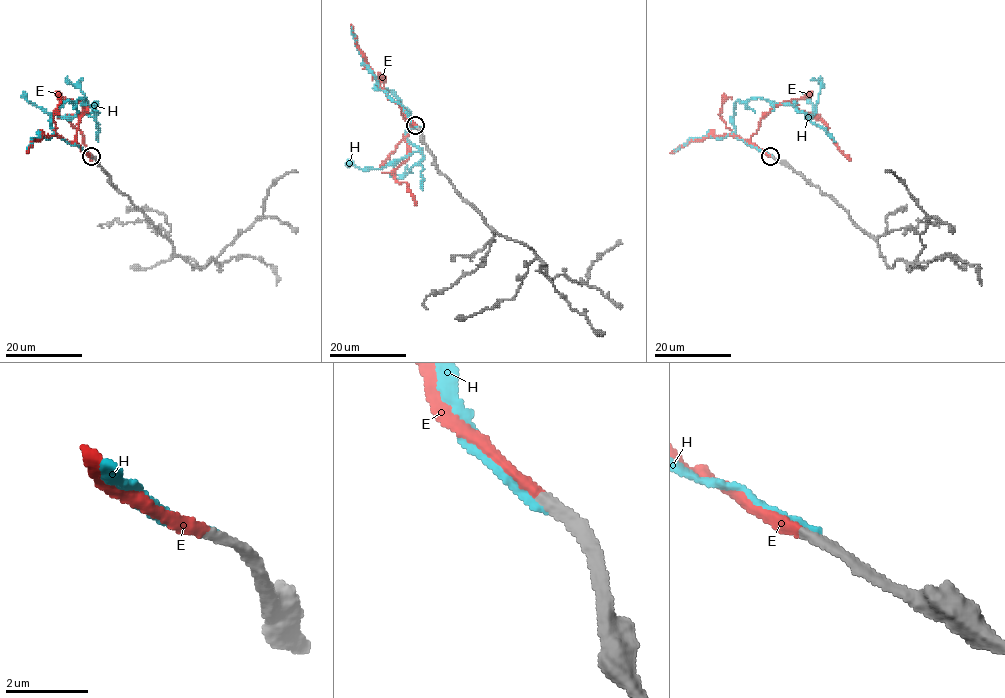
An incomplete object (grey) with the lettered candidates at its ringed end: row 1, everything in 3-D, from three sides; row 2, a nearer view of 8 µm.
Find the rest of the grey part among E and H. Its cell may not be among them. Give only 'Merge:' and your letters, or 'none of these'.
Merge: E

